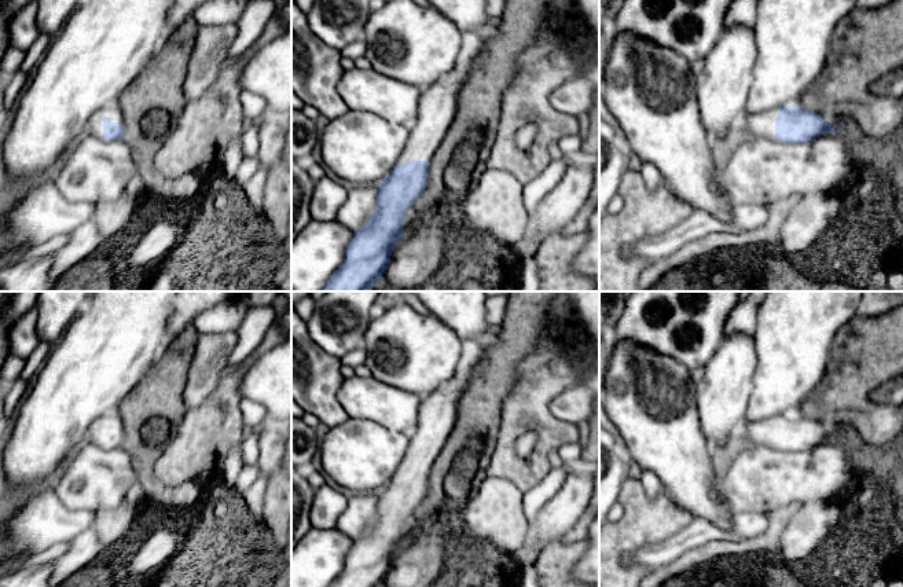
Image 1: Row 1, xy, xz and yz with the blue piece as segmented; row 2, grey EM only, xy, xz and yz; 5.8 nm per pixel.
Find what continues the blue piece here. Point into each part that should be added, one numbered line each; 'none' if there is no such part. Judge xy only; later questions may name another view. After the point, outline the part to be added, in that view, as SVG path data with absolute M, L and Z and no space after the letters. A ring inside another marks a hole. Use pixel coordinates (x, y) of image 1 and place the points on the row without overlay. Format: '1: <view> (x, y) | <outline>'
1: xy (95, 432) | M115 410L110 414L106 414L89 426L88 429L88 437L92 443L95 443L99 447L103 447L103 426L109 425L111 430L122 430L124 425L120 412Z

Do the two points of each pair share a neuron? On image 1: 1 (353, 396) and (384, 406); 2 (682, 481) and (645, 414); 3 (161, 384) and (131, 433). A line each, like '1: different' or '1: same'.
1: same
2: same
3: same

